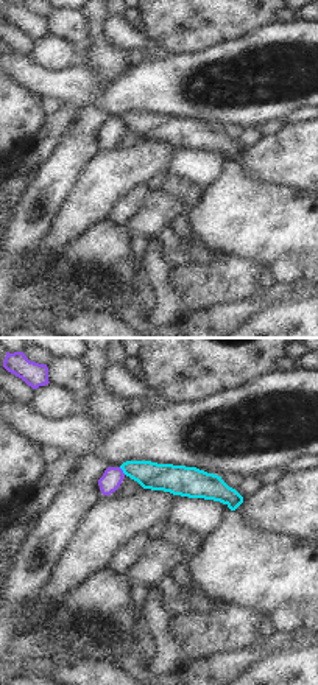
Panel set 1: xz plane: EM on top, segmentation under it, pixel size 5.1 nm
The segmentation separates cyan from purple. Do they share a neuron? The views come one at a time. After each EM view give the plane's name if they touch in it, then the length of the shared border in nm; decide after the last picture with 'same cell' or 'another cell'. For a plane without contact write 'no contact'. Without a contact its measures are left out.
contact in xz; length 50 nm

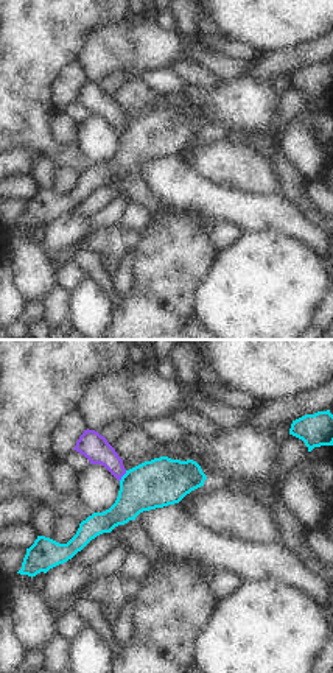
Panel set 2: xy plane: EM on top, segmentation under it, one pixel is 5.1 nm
contact in xy; length 70 nm

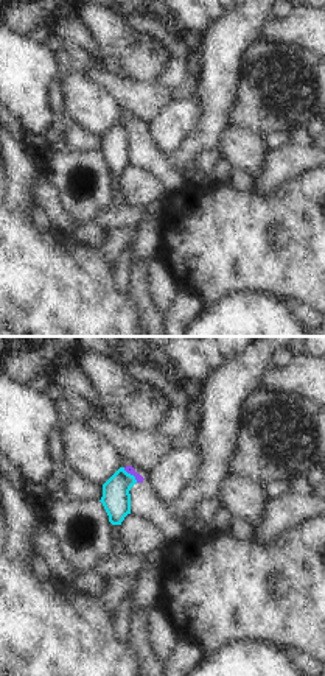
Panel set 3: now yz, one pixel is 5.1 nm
contact in yz; length 110 nm

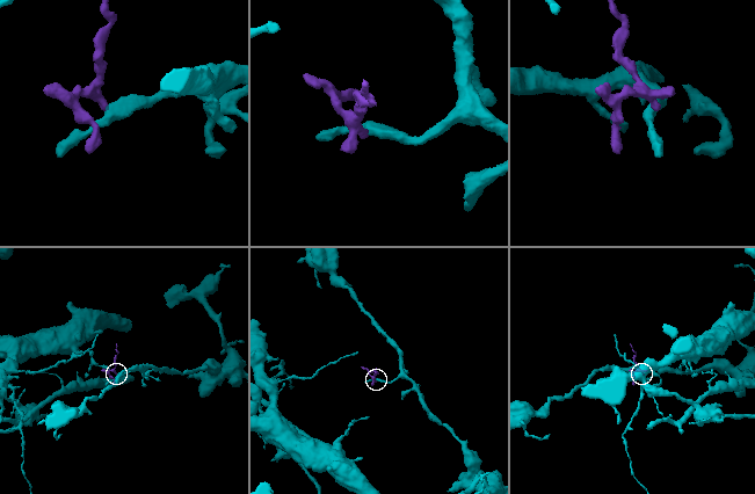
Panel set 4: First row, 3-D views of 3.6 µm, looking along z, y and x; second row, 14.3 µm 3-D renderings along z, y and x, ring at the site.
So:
another cell

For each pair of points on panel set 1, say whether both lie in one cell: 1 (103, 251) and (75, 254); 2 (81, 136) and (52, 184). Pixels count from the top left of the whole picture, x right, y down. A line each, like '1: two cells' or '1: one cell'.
1: one cell
2: one cell

